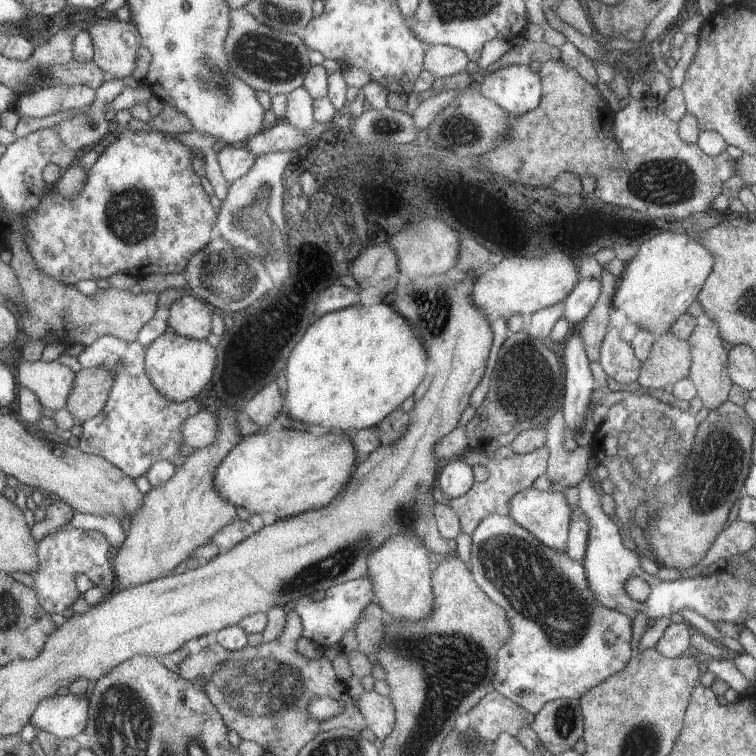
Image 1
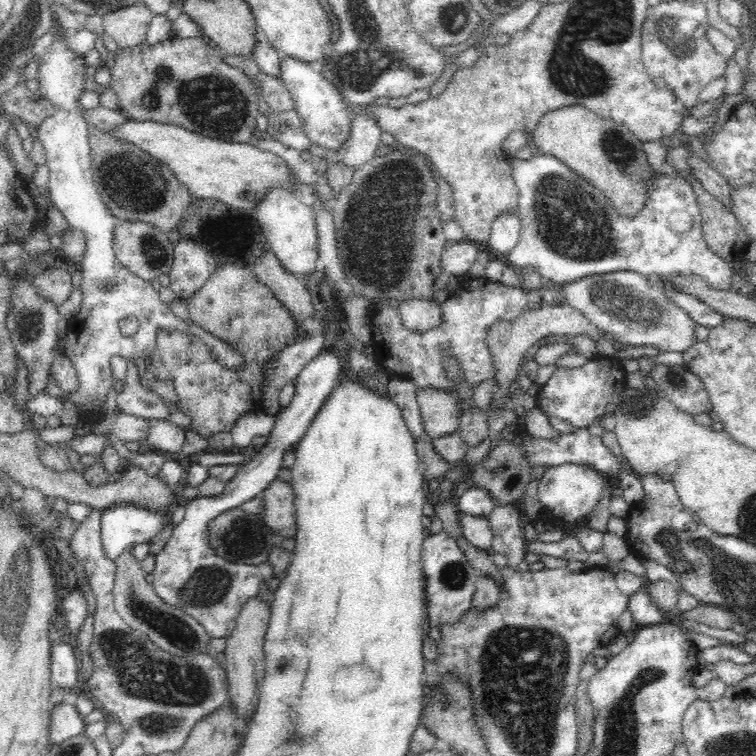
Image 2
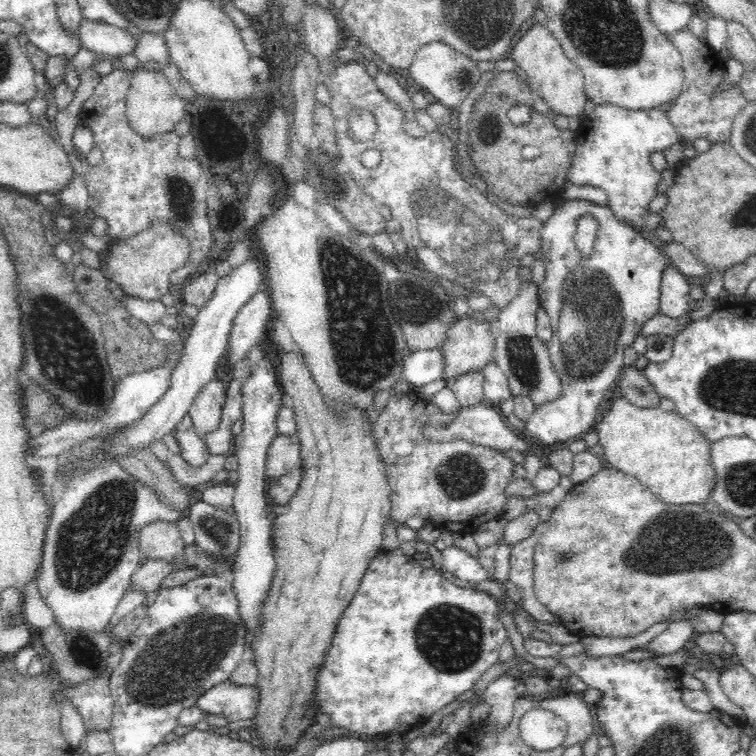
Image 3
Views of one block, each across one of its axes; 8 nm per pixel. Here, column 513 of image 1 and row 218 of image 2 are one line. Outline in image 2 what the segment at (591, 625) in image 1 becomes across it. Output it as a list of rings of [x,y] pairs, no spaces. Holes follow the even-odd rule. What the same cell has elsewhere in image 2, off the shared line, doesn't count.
[[[536,153],[530,160],[512,160],[511,167],[519,194],[516,211],[521,227],[518,244],[503,258],[508,266],[514,269],[536,268],[540,276],[556,282],[557,287],[593,274],[636,271],[646,276],[655,274],[664,280],[676,275],[698,274],[712,289],[733,290],[731,282],[735,272],[731,264],[716,257],[706,245],[697,195],[688,181],[655,172],[649,187],[648,204],[644,204],[634,218],[628,218],[616,213],[608,202],[604,202],[606,197],[600,194],[600,190],[588,186],[590,183],[572,173],[555,157]]]

